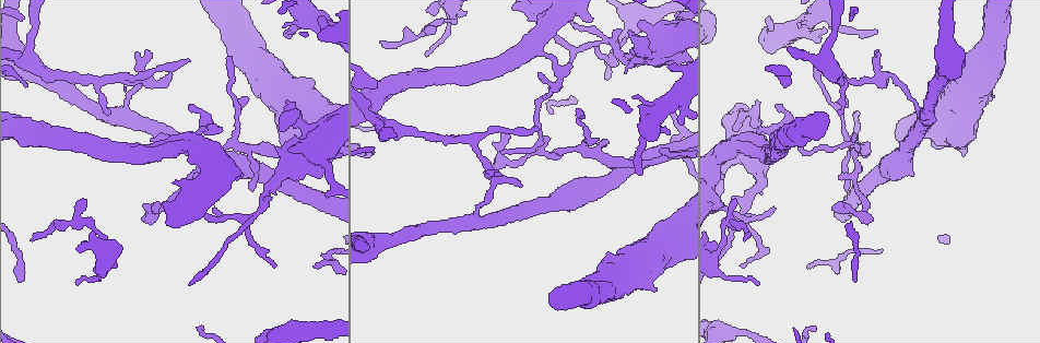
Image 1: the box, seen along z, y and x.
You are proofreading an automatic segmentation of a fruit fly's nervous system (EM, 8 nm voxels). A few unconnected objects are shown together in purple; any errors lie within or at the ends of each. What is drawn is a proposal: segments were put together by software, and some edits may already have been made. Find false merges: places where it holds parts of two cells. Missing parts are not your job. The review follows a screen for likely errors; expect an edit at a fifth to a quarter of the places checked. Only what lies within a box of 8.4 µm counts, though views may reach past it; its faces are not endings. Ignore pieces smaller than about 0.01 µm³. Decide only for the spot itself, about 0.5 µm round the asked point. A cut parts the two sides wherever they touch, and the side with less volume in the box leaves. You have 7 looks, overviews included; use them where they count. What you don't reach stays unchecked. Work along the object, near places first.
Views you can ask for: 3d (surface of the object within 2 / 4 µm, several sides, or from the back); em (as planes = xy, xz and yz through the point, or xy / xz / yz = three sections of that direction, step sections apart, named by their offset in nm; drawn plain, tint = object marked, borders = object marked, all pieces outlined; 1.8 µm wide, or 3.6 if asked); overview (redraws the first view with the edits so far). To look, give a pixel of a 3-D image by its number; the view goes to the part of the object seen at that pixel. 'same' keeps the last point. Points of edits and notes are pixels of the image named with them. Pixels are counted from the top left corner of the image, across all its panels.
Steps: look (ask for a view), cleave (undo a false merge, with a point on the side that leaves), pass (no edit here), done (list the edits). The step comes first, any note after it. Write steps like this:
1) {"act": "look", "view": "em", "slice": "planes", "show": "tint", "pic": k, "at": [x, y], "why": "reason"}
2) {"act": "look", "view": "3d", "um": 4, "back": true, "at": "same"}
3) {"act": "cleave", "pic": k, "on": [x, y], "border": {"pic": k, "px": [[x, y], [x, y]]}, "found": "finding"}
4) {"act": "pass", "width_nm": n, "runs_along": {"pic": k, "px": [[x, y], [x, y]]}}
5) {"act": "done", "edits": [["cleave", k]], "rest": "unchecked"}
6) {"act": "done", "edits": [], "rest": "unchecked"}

{"act": "look", "view": "3d", "um": 4, "pic": 1, "at": [743, 154], "why": "calibre changes"}

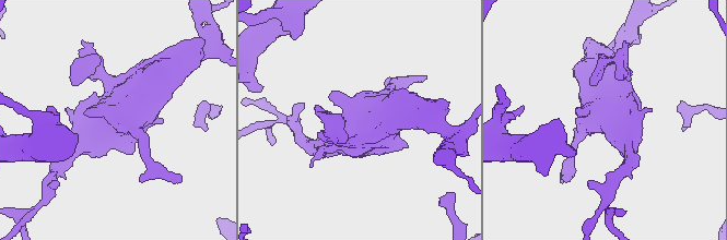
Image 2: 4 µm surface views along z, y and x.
{"act": "look", "view": "em", "slice": "planes", "show": "plain", "pic": 2, "at": [361, 120], "why": "need the tissue"}

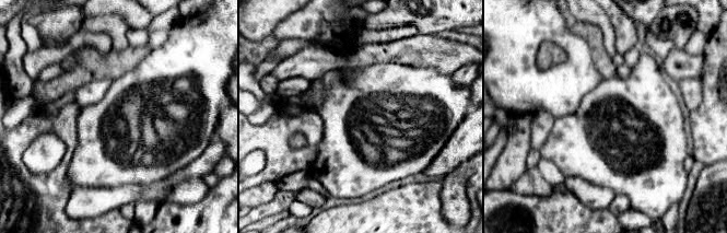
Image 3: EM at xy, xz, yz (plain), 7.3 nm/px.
{"act": "look", "view": "em", "slice": "planes", "show": "tint", "at": "same", "why": "with the object marked"}

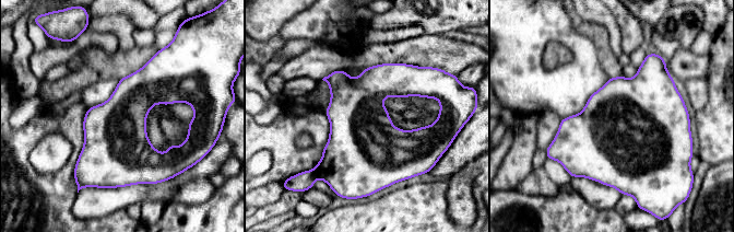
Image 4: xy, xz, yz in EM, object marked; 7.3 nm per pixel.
{"act": "pass", "found": "one cell here"}

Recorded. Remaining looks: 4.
{"act": "look", "view": "3d", "um": 4, "pic": 1, "at": [954, 116], "why": "abrupt turn"}

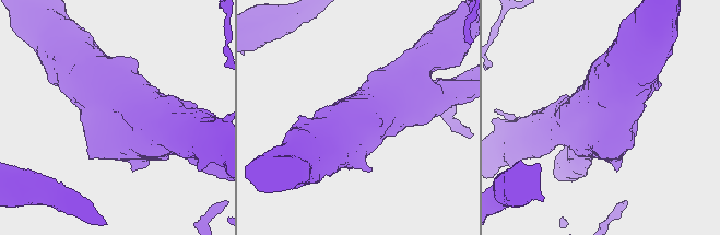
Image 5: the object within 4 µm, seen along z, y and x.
{"act": "look", "view": "em", "um": 3.6, "slice": "planes", "show": "plain", "pic": 5, "at": [105, 112]}

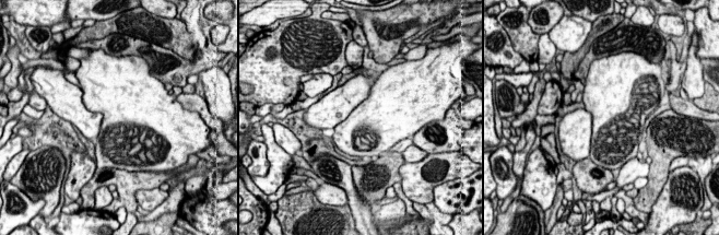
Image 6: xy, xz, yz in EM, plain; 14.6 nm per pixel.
{"act": "look", "view": "em", "um": 3.6, "slice": "planes", "show": "tint", "at": "same", "why": "with the object marked"}

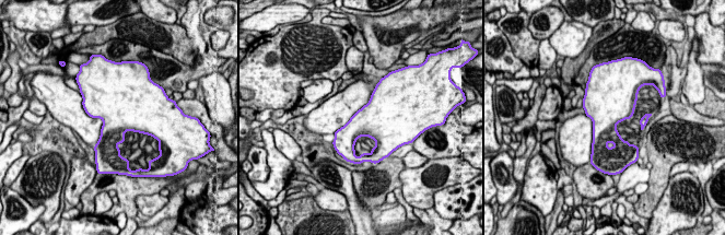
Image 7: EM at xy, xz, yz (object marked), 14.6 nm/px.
{"act": "pass", "found": "all the same cell"}

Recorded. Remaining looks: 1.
{"act": "look", "view": "em", "slice": "xy", "step": 8, "show": "tint", "pic": 1, "at": [879, 78], "why": "a fork"}

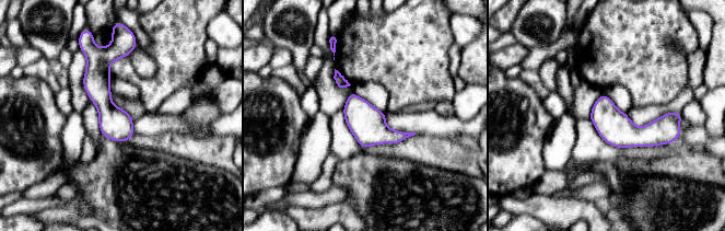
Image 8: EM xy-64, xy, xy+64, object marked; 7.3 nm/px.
{"act": "pass", "runs_along": {"pic": 8, "px": [[120, 49], [102, 66], [102, 100], [123, 139]]}, "found": "all the same cell"}

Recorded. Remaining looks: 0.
{"act": "done", "edits": [], "rest": "unchecked"}

